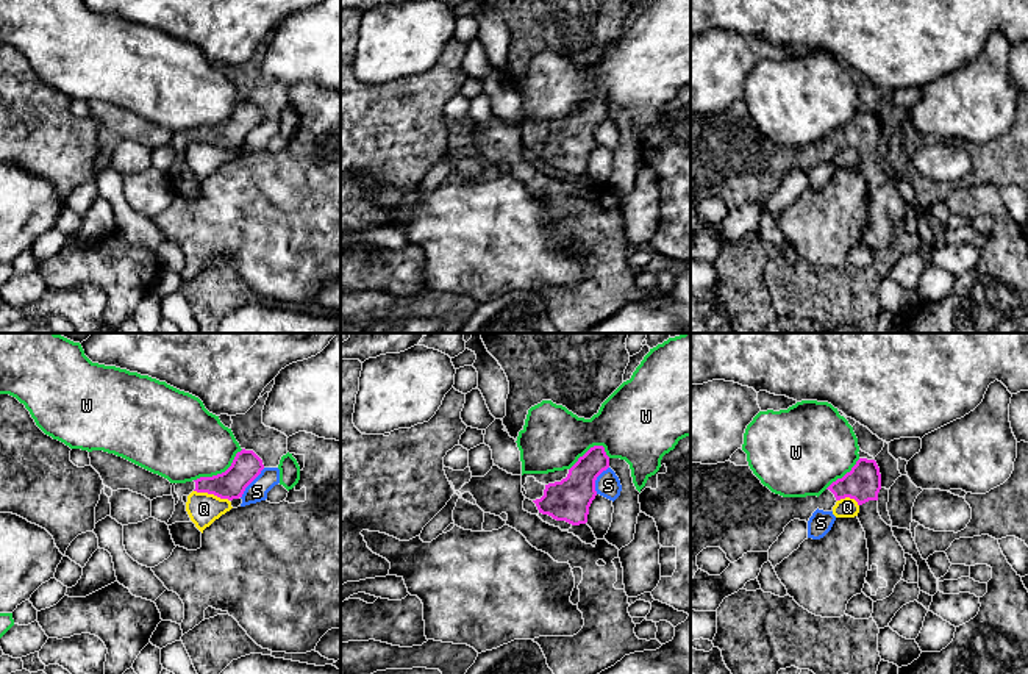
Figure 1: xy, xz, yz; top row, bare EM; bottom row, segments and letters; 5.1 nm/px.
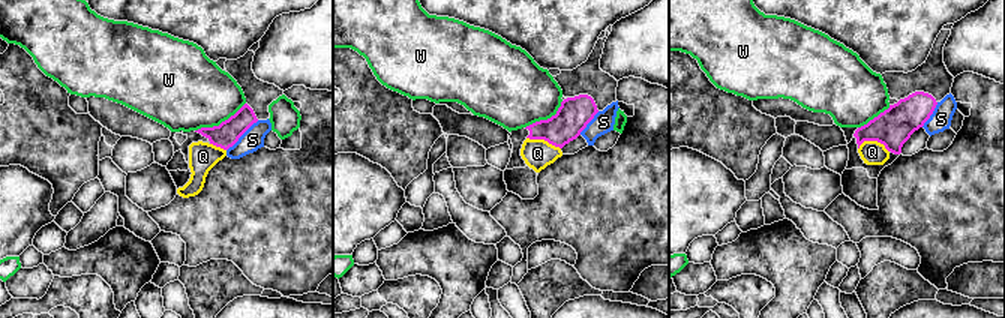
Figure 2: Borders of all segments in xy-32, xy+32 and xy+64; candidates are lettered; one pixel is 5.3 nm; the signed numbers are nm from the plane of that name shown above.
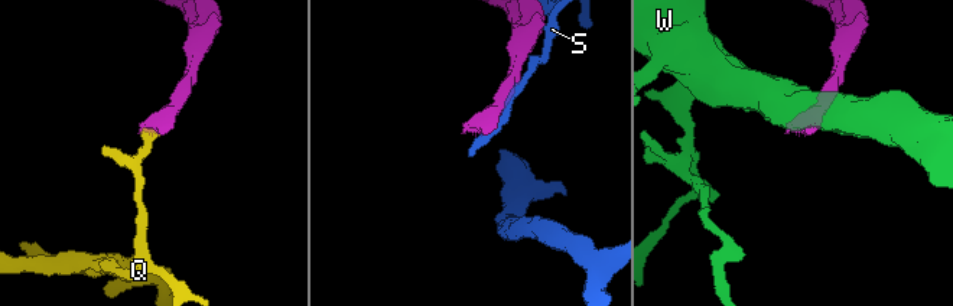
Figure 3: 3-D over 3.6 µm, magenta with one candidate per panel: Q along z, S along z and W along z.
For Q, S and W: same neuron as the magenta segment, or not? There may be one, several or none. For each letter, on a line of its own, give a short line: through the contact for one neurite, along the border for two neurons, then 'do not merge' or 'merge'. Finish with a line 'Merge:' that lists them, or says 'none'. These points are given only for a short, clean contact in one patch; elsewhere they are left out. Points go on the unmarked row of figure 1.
Q: line xy (194, 139), (213, 143), (228, 150); do not merge
S: do not merge
W: do not merge
Merge: none

